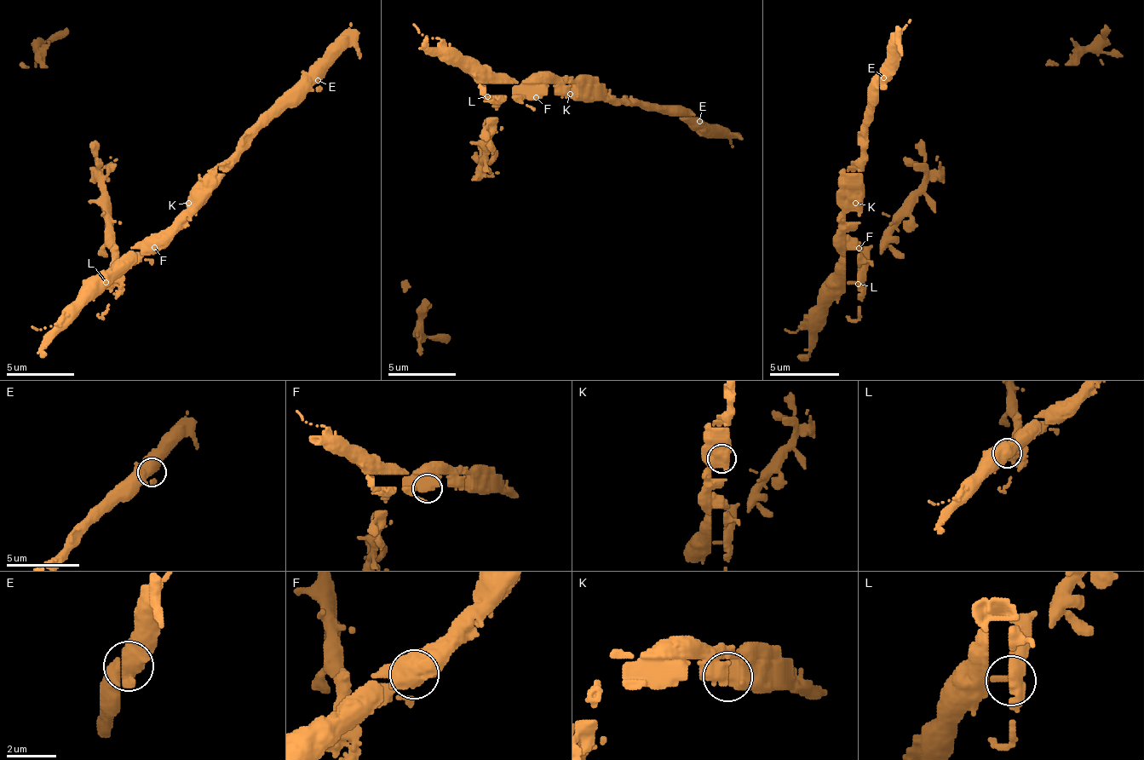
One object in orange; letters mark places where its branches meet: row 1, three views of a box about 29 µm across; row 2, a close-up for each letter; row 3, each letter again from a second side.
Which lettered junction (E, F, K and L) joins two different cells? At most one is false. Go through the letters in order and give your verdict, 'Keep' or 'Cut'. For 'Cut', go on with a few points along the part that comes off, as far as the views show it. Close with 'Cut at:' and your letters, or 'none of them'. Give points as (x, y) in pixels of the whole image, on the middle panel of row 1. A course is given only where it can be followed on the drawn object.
E: Keep
F: Keep
K: Keep
L: Cut
Cut at: L

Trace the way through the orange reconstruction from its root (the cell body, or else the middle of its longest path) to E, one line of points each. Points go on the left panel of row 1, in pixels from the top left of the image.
E: (106, 278), (103, 281), (117, 278), (140, 254), (147, 254), (219, 182), (222, 169), (318, 80)

